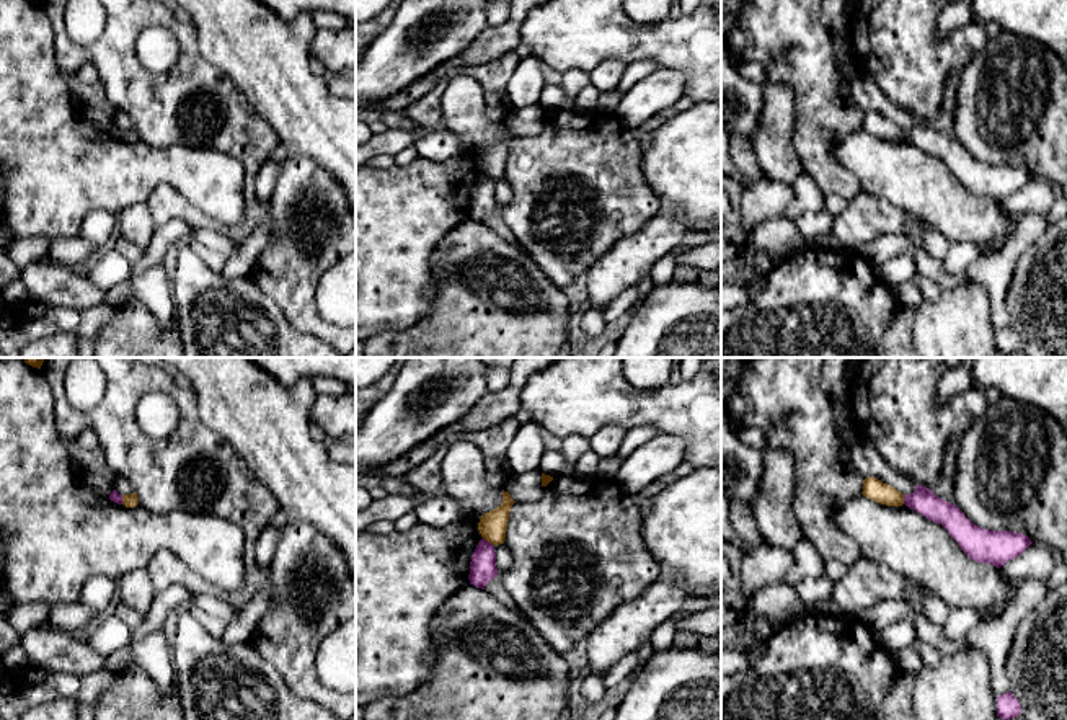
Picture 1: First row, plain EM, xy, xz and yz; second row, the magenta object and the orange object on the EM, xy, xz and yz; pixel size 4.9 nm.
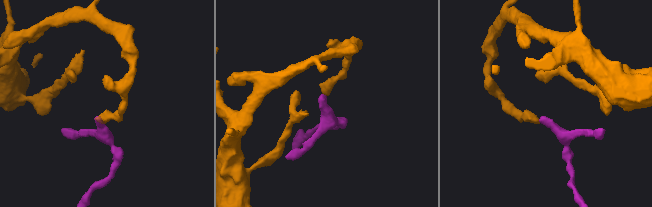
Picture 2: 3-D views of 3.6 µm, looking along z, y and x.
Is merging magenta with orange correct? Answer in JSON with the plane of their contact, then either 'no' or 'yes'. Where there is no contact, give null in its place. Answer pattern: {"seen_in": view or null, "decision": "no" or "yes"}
{"seen_in": "xz", "decision": "no"}

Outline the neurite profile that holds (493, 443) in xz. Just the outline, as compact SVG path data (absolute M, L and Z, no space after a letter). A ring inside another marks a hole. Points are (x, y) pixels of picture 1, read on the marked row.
M516 416L475 433L465 434L465 442L473 444L485 459L486 482L489 487L504 490L514 477L507 464L507 447L519 431Z

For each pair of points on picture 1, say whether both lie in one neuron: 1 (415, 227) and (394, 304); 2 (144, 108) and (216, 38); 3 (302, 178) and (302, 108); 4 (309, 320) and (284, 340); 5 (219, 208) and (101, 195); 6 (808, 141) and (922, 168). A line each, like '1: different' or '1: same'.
1: same
2: different
3: different
4: different
5: same
6: different

